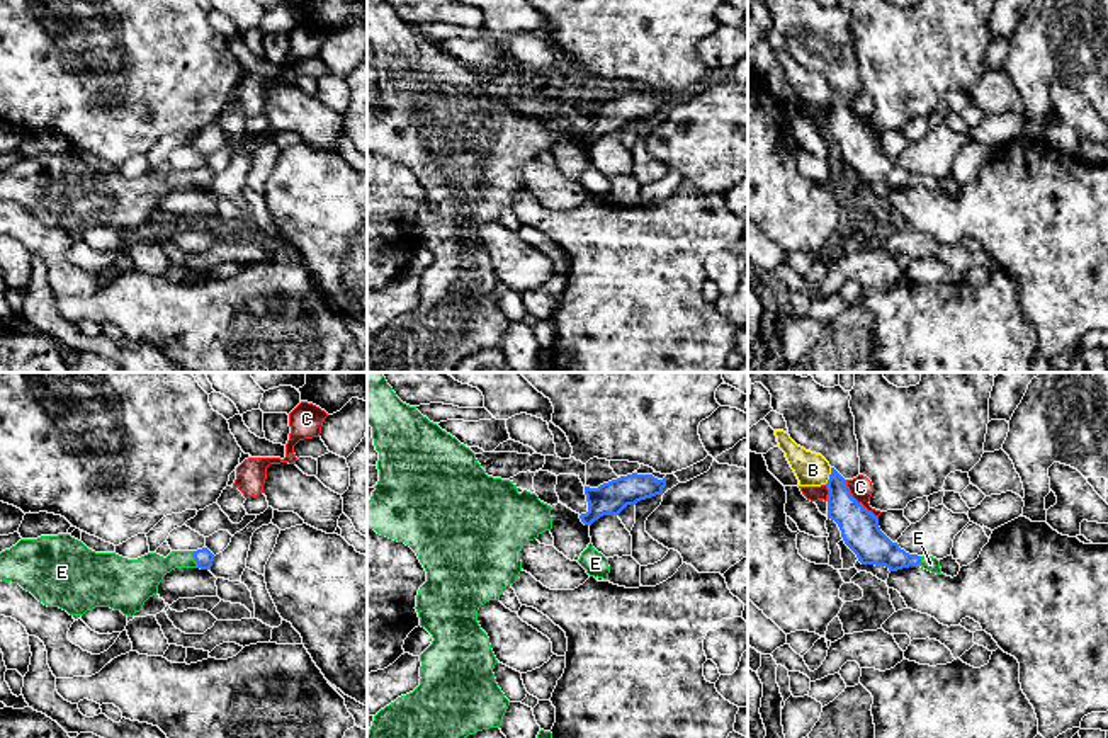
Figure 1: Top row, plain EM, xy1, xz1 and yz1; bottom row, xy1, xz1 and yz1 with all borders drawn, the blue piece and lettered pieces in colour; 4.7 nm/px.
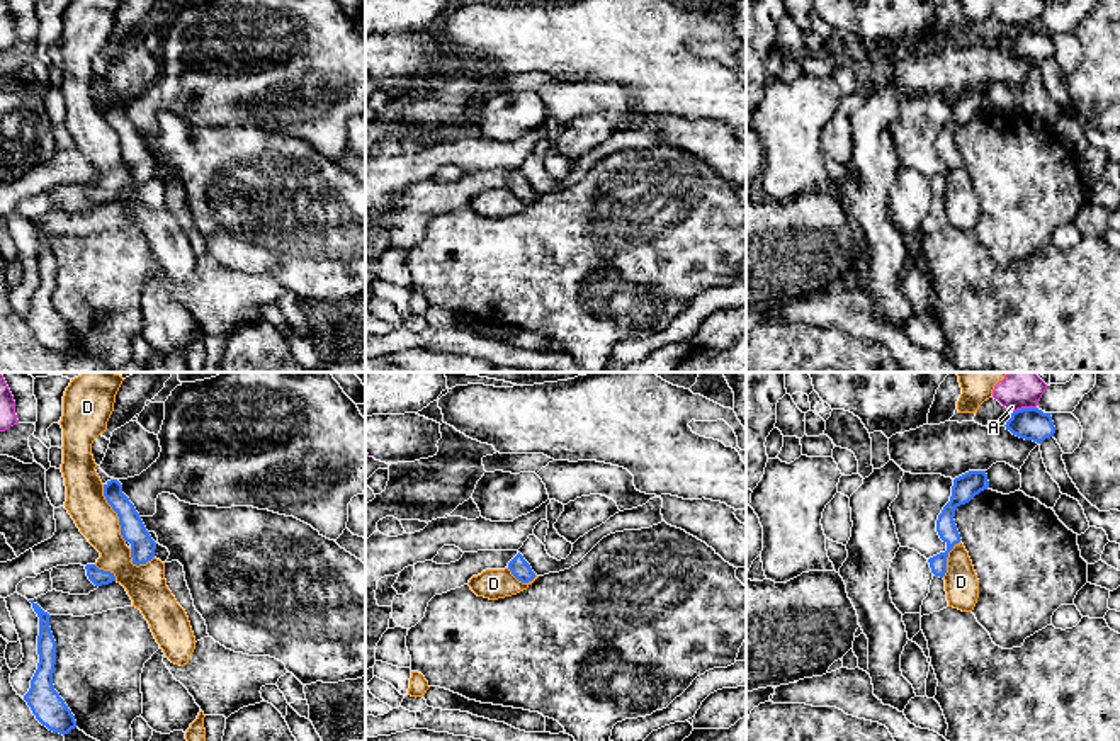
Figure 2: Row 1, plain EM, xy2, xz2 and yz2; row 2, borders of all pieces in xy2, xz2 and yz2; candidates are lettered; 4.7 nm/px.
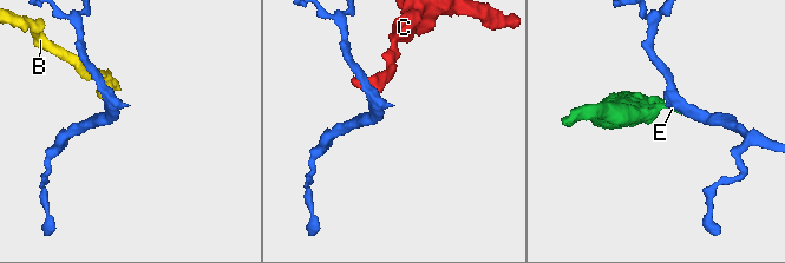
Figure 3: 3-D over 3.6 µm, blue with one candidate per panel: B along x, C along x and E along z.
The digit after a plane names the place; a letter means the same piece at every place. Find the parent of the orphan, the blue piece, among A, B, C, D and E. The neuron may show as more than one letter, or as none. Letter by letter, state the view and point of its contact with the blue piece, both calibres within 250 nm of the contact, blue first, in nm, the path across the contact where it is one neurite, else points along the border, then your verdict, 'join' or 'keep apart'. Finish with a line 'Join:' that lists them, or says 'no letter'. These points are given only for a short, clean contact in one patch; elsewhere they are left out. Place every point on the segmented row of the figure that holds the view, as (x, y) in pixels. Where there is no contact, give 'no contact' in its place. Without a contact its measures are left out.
A: meets blue in yz2 at (1023, 408); 160 nm thick on the blue side, 190 nm on the other; border along yz2 (1035, 407), (1022, 407), (1013, 412); keep apart
B: meets blue in yz1 at (830, 476); 160 nm thick on the blue side, 160 nm on the other; keep apart
C: meets blue in yz1 at (855, 500); 180 nm thick on the blue side, 110 nm on the other; border along yz1 (845, 480), (850, 493), (877, 519); keep apart
D: meets blue in xy2 at (116, 512); 120 nm thick on the blue side, 190 nm on the other; keep apart
E: meets blue in xy1 at (194, 558); 90 nm thick on the blue side, 160 nm on the other; runs through xy1 (204, 558), (194, 558), (175, 558), (145, 573); join
Join: E

